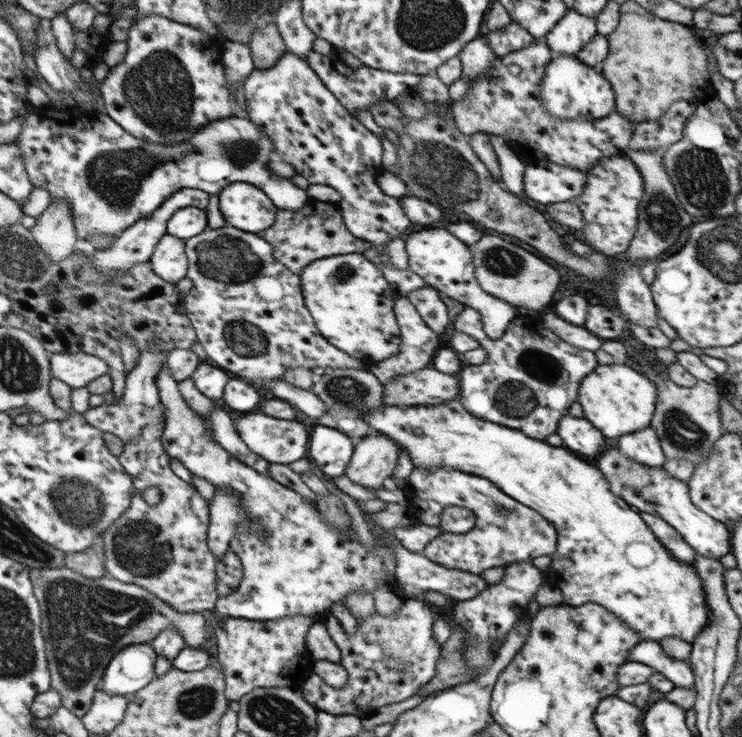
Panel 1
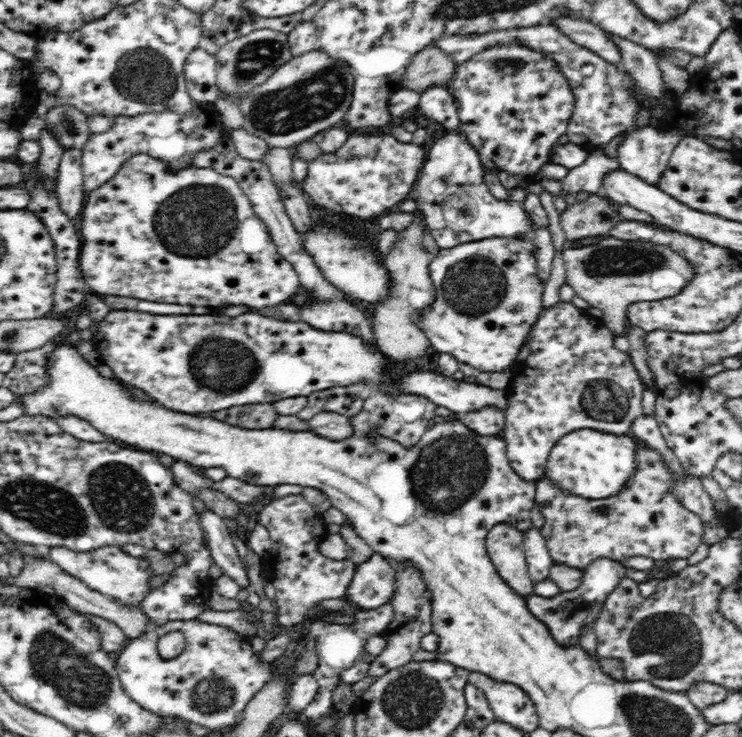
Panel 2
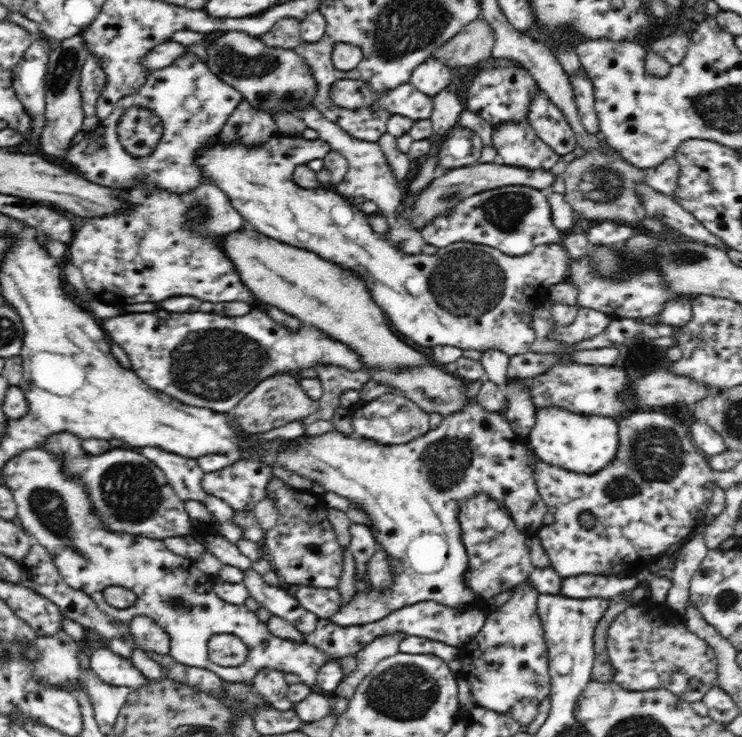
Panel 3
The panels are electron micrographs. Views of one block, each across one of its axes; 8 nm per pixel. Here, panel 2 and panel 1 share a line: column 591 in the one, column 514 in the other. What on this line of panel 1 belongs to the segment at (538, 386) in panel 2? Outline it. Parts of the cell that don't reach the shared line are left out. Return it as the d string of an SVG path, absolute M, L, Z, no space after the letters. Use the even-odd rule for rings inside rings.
M464 307L452 323L453 331L473 338L487 352L483 363L461 365L461 370L456 374L457 400L461 406L475 418L514 428L535 440L542 441L546 436L556 432L559 418L565 416L567 406L577 400L577 389L581 379L598 365L594 352L560 340L542 324L540 317L521 316L517 312L507 324L504 334L496 340L487 338L482 330L479 313L472 308Z

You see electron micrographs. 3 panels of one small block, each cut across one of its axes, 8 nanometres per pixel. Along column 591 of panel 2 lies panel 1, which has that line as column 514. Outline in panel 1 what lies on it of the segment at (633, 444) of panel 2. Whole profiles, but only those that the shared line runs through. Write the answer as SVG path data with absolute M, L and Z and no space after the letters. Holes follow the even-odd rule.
M457 399L437 405L383 405L363 413L361 420L400 445L407 452L413 469L430 472L447 468L485 478L503 494L537 511L553 525L557 533L556 547L550 554L548 569L559 574L555 588L562 594L562 603L572 607L585 603L599 604L637 631L643 640L658 641L675 636L691 643L707 623L709 610L694 562L683 564L675 560L657 542L638 512L609 492L607 480L591 461L579 455L573 456L573 452L563 448L526 437L514 428L475 418Z

